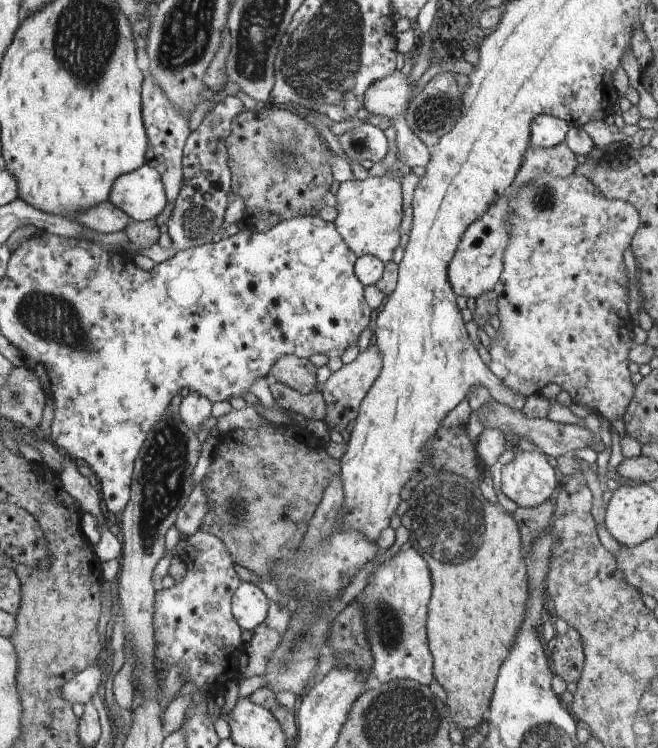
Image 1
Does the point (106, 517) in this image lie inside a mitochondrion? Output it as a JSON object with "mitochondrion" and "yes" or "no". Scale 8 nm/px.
{"mitochondrion":"no"}

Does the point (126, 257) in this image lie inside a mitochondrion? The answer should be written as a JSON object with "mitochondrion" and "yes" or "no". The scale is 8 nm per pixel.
{"mitochondrion":"no"}

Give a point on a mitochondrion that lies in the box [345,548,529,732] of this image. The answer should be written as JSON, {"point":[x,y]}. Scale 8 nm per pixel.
{"point":[389,630]}

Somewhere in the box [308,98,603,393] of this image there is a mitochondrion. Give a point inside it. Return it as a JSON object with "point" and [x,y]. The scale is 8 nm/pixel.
{"point":[543,199]}

